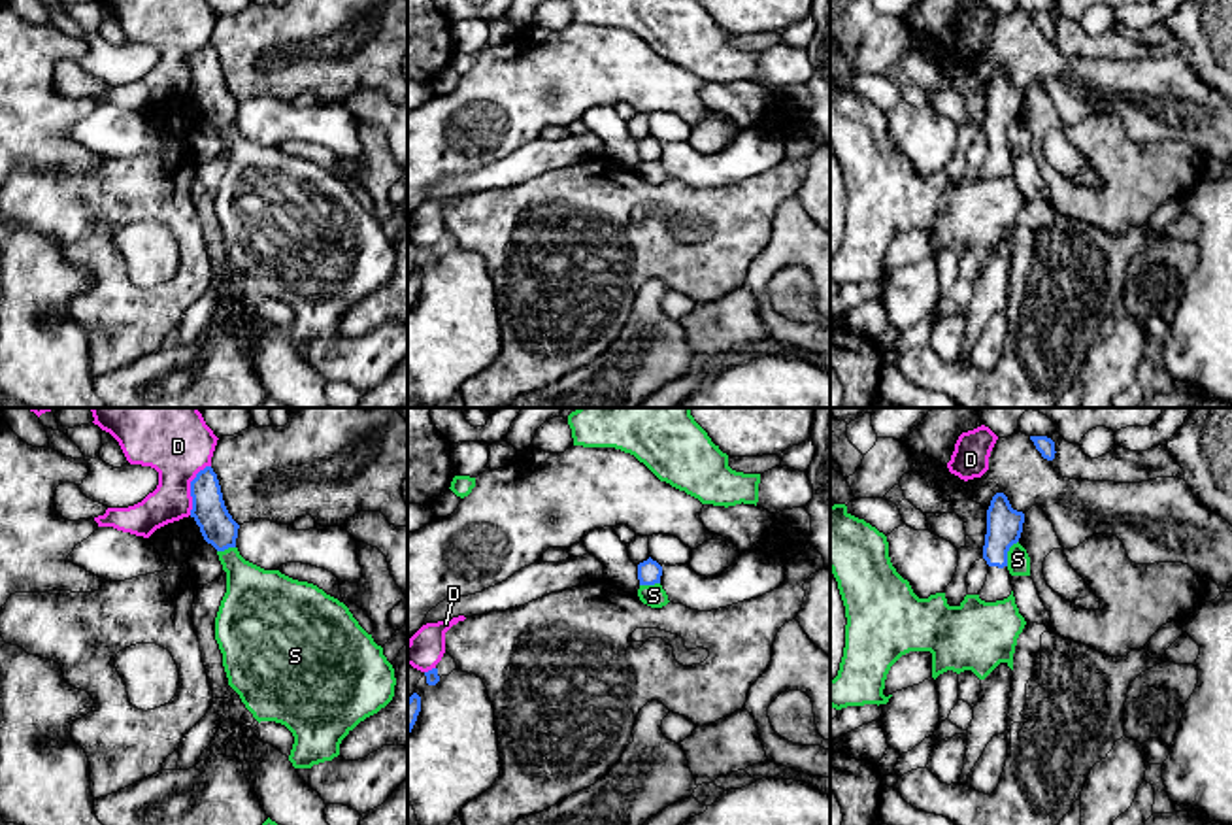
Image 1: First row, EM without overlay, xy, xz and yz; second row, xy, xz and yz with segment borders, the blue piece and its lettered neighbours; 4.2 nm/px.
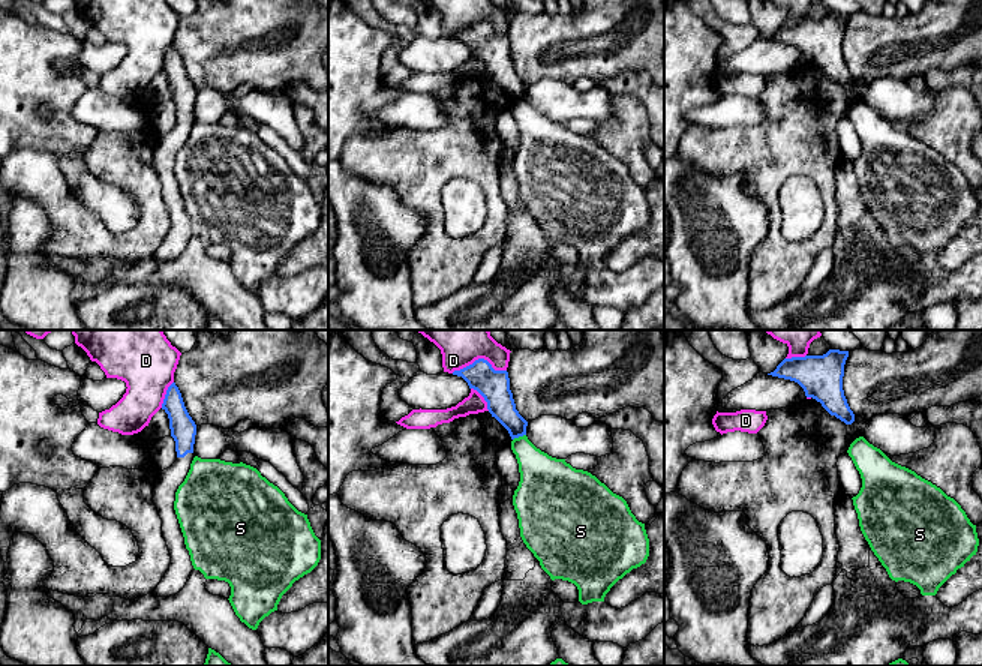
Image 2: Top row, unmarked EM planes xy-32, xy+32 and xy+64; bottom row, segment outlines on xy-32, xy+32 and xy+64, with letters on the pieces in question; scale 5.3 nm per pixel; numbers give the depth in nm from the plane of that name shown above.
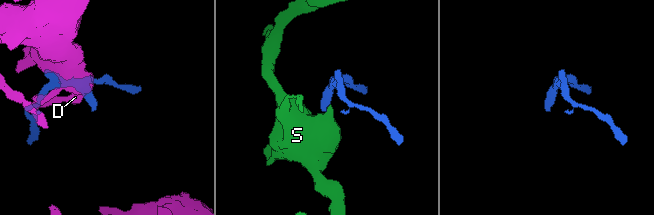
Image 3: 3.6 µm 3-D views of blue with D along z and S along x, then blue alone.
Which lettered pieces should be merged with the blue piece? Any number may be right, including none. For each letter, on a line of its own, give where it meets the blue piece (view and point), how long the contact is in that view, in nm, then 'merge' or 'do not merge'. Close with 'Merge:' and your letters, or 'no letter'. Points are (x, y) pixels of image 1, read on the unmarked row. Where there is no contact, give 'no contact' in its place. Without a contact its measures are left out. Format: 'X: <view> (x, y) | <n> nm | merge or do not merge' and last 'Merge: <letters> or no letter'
D: xy (191, 65) | 240 nm | do not merge
S: yz (1006, 131) | 120 nm | do not merge
Merge: no letter

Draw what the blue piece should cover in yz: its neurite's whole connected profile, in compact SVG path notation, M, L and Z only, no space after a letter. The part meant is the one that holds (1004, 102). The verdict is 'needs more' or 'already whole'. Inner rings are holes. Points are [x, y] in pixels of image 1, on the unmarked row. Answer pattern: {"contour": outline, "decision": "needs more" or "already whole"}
{"contour": "M996 70L987 87L987 111L983 136L989 151L983 166L977 170L985 179L1004 177L1011 172L1013 162L1007 147L1007 128L1019 119L1024 91L1011 85L1004 70Z", "decision": "needs more"}

